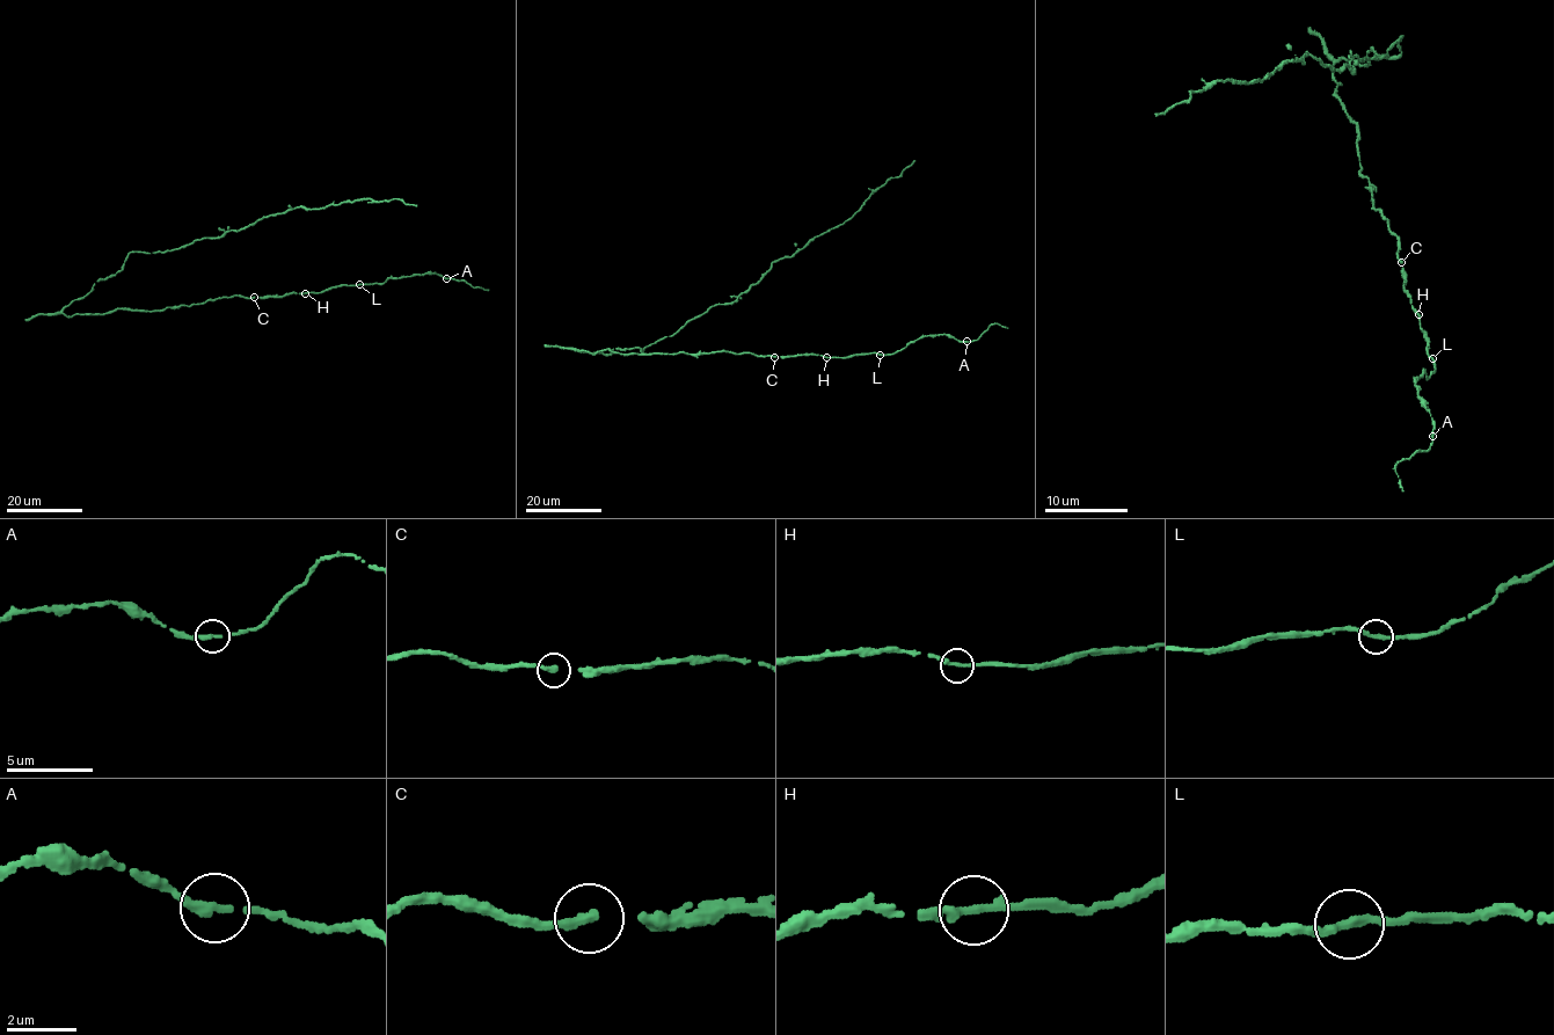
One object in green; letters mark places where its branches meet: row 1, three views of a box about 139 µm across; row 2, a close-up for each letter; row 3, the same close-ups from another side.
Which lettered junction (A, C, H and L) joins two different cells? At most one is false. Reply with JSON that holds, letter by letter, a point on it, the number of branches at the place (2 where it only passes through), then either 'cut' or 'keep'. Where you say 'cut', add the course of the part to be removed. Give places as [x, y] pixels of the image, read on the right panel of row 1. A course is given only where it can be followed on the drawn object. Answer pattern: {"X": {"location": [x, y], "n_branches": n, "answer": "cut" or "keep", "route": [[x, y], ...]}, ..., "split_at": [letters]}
{"A": {"location": [1432, 436], "n_branches": 2, "answer": "keep"}, "C": {"location": [1401, 262], "n_branches": 2, "answer": "keep"}, "H": {"location": [1418, 314], "n_branches": 2, "answer": "keep"}, "L": {"location": [1432, 358], "n_branches": 2, "answer": "keep"}, "split_at": []}

